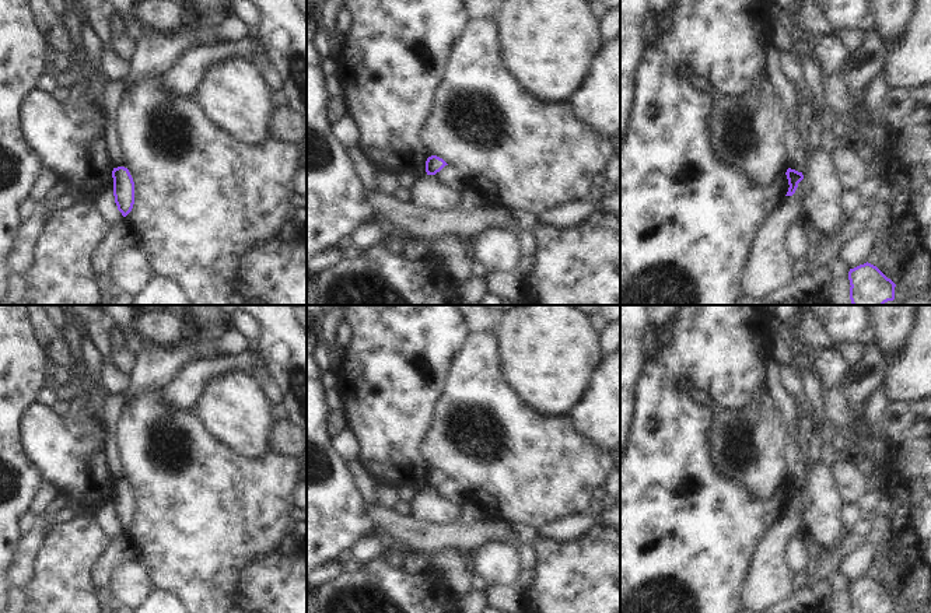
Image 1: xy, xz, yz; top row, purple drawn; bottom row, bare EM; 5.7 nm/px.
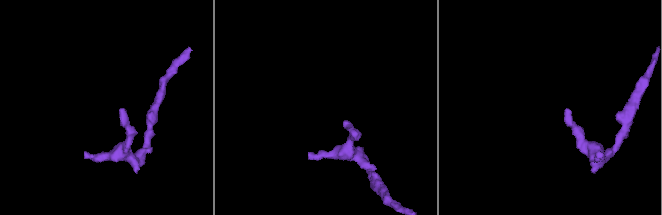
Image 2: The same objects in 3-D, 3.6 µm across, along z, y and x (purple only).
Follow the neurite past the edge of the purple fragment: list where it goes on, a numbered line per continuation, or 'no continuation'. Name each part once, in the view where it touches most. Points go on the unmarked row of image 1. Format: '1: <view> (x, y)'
no continuation

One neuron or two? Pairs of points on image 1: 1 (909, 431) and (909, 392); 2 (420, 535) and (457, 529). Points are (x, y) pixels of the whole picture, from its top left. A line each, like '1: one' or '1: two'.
1: two
2: one

